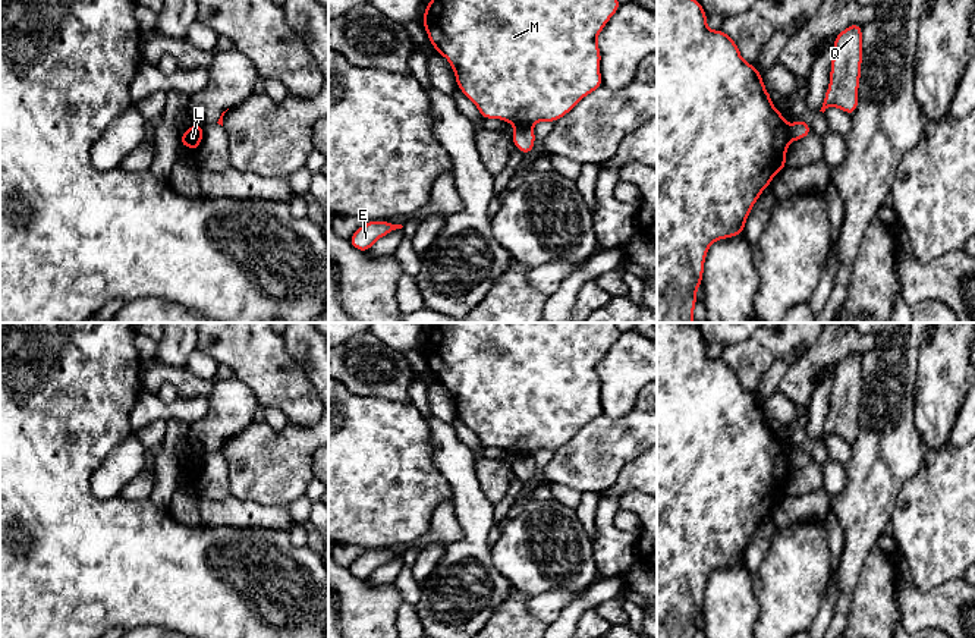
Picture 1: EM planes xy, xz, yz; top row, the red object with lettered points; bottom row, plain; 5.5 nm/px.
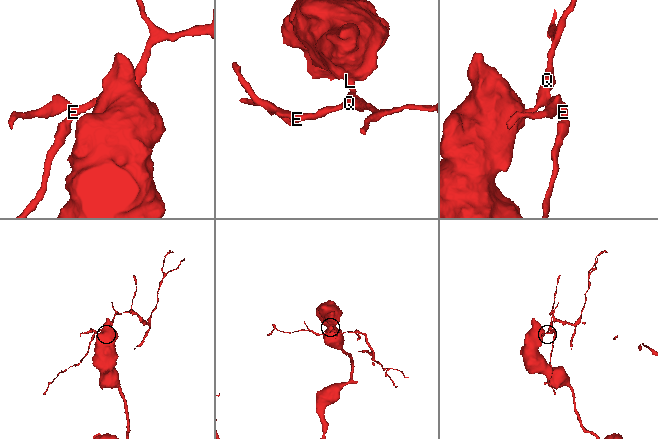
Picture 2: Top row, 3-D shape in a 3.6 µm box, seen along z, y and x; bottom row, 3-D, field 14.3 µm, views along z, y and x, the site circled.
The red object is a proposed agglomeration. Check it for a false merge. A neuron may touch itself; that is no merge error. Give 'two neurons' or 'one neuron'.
two neurons

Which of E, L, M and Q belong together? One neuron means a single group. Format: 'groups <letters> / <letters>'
groups E Q / L M

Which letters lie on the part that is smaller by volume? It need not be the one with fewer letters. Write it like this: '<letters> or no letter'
E, Q

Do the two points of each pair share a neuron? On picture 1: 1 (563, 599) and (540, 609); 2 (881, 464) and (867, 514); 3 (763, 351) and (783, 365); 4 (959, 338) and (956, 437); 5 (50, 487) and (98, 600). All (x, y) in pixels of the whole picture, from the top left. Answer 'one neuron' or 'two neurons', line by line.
1: one neuron
2: one neuron
3: two neurons
4: two neurons
5: one neuron

